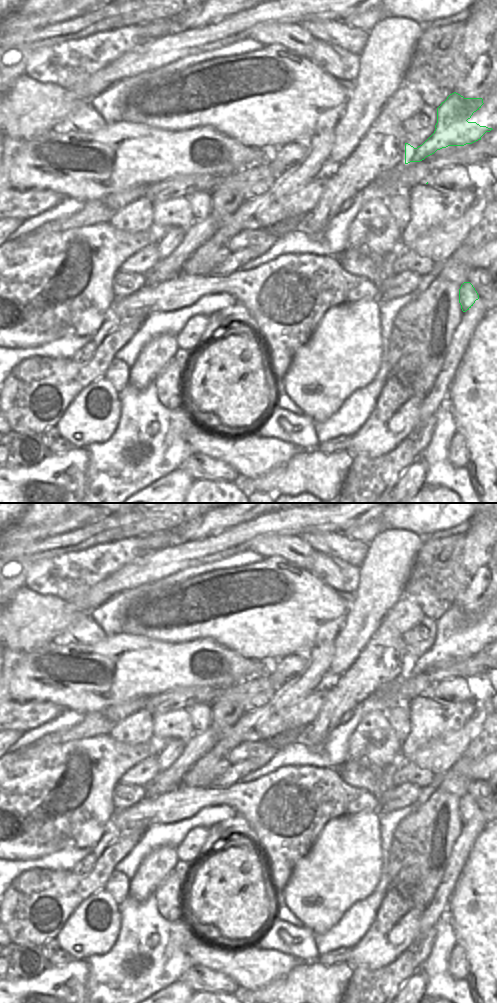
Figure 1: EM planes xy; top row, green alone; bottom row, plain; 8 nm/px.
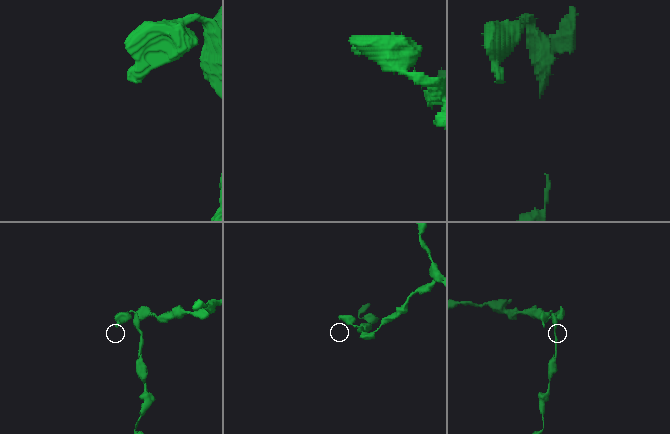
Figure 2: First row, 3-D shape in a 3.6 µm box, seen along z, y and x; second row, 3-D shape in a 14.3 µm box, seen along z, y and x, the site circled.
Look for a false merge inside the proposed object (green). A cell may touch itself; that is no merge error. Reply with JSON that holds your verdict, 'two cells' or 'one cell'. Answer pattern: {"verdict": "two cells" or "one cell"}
{"verdict": "two cells"}

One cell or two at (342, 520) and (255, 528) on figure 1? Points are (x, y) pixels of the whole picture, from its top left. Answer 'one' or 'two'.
one

